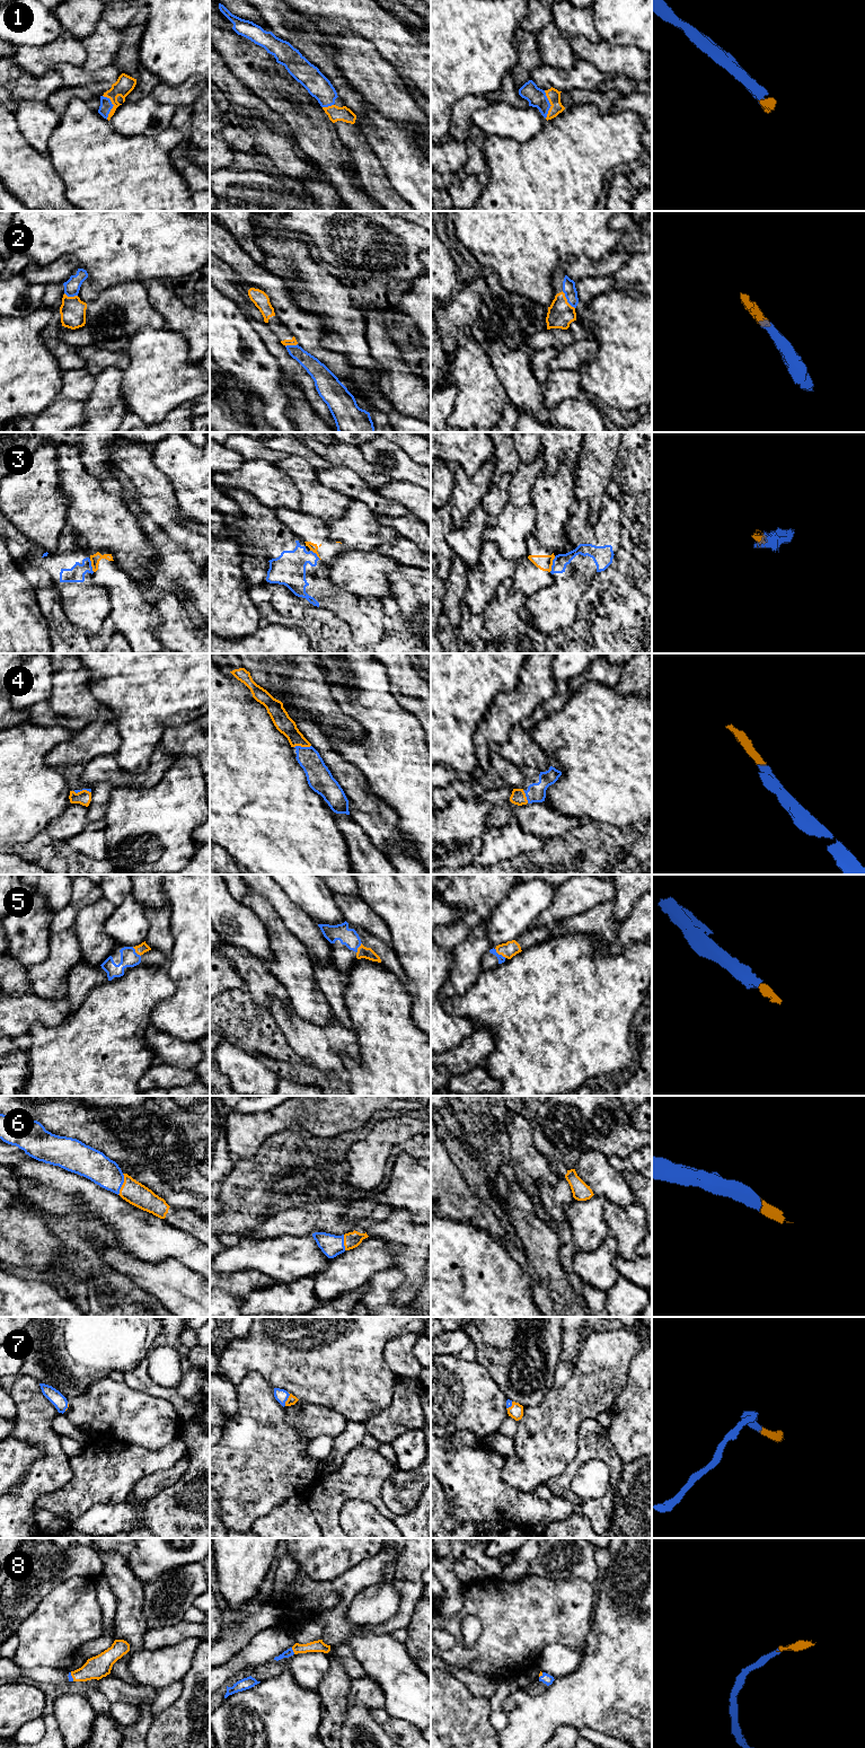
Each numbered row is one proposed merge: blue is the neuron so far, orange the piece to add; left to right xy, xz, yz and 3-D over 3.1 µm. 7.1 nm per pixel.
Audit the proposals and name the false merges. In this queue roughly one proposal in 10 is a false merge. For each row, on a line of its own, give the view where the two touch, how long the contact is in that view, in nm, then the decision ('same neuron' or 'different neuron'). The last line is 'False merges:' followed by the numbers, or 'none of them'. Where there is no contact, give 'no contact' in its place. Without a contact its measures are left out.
1: contact in yz; length 200 nm; same neuron
2: contact in yz; length 160 nm; same neuron
3: contact in yz; length 120 nm; different neuron
4: contact in xz; length 120 nm; same neuron
5: contact in yz; length 100 nm; same neuron
6: contact in xy; length 160 nm; same neuron
7: contact in xz; length 100 nm; same neuron
8: contact in xz; length 50 nm; same neuron
False merges: 3

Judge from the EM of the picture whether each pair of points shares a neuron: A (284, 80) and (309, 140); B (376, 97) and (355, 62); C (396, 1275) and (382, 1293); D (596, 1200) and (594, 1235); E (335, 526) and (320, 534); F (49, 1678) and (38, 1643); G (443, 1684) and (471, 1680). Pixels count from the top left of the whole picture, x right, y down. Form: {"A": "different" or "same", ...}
{"A": "same", "B": "same", "C": "same", "D": "same", "E": "different", "F": "different", "G": "different"}

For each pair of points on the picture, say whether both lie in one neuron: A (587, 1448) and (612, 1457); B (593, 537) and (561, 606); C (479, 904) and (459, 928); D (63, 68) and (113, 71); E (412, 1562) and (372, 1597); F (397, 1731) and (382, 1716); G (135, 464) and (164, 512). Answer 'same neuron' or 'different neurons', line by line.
A: same neuron
B: same neuron
C: same neuron
D: same neuron
E: different neurons
F: different neurons
G: same neuron

